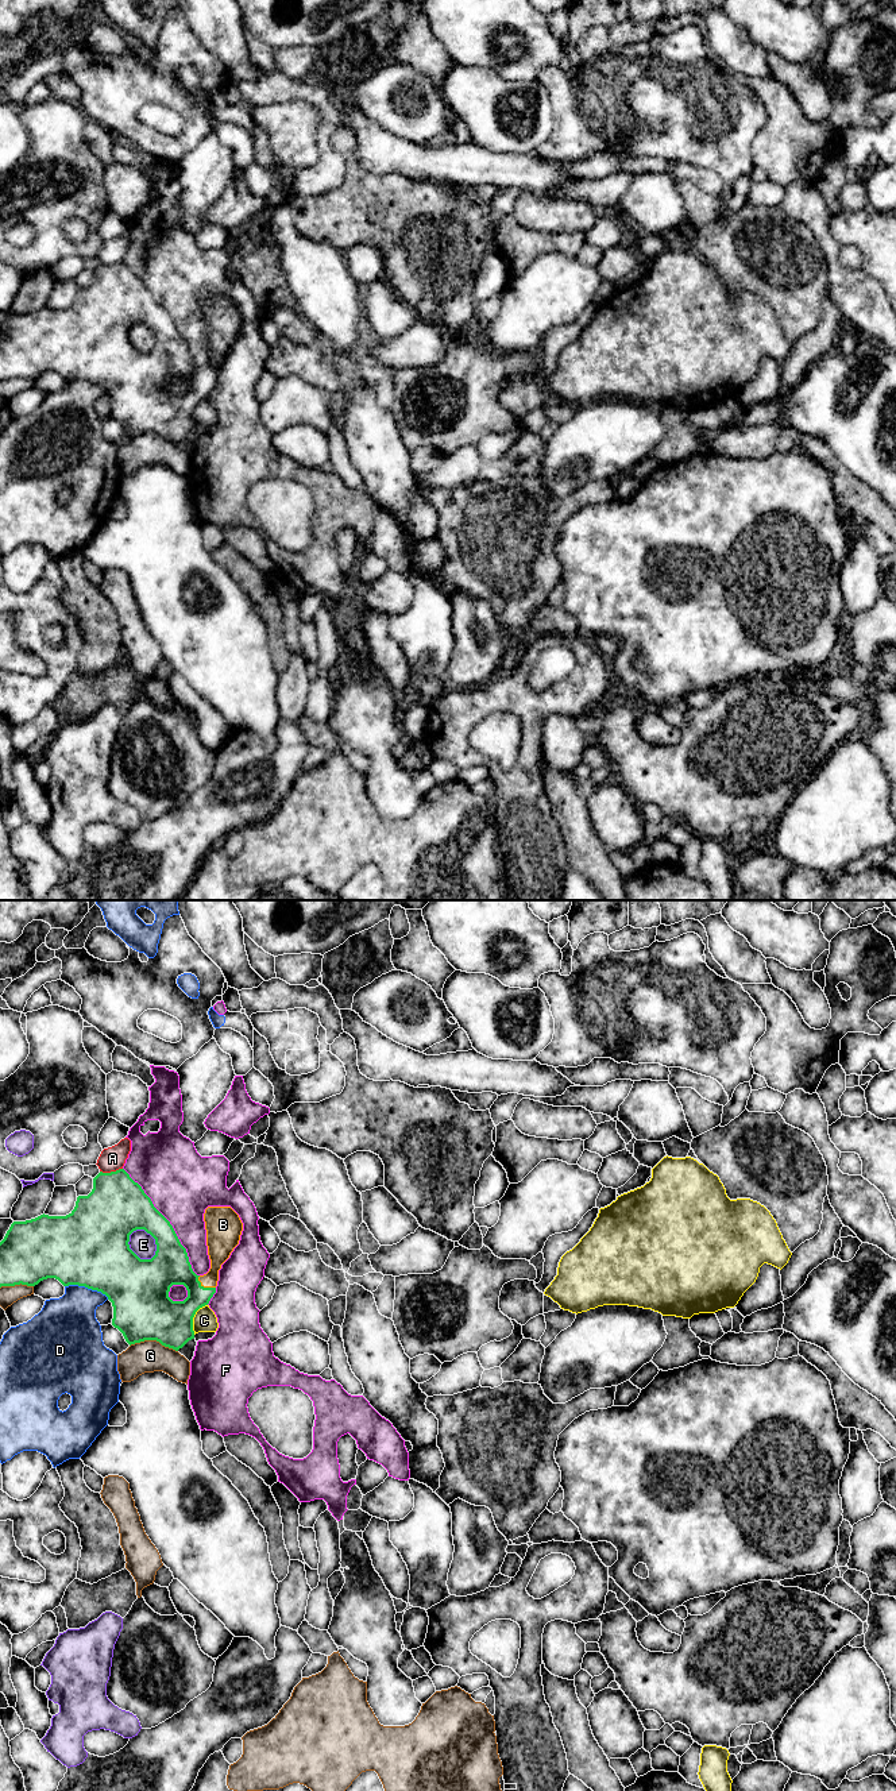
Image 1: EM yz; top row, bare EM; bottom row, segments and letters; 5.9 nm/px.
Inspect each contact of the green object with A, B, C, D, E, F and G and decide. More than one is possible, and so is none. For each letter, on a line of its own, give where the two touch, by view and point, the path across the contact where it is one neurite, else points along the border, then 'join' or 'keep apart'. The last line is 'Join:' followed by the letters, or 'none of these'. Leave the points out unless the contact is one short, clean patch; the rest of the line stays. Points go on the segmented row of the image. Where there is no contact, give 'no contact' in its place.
A: yz (111, 1172) | keep apart
B: yz (205, 1288) | join
C: yz (193, 1316) | keep apart
D: yz (87, 1286) | keep apart
E: yz (155, 1241) | keep apart
F: yz (169, 1222) | keep apart
G: yz (154, 1339) | keep apart
Join: B

